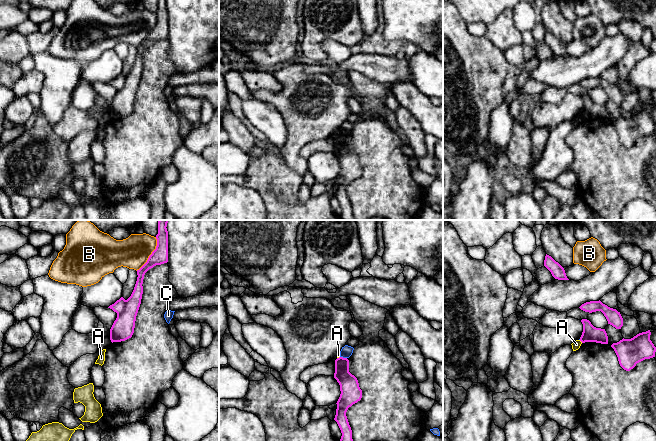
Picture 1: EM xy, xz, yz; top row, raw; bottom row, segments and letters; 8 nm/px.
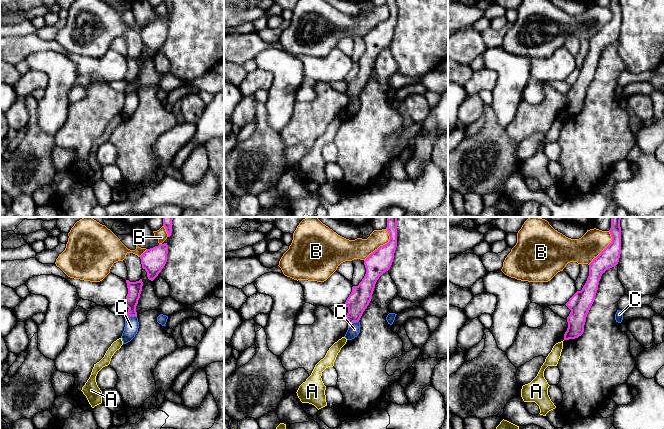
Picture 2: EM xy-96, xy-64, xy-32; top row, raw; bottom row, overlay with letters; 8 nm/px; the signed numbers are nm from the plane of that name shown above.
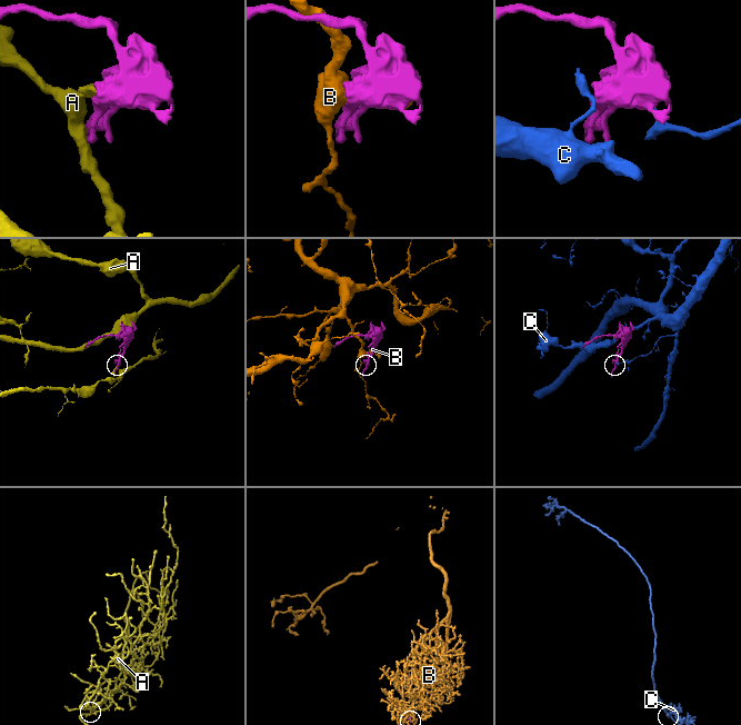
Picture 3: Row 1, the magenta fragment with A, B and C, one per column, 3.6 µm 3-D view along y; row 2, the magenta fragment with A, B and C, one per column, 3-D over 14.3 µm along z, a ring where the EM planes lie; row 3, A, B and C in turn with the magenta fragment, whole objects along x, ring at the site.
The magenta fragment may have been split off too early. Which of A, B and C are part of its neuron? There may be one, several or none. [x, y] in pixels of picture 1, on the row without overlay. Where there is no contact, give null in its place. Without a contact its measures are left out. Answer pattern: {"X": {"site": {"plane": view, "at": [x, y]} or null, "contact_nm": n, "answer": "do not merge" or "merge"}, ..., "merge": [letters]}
{"A": {"site": {"plane": "yz", "at": [581, 117]}, "contact_nm": 40, "answer": "do not merge"}, "B": {"site": {"plane": "xy", "at": [151, 30]}, "contact_nm": 320, "answer": "do not merge"}, "C": {"site": {"plane": "xz", "at": [342, 133]}, "contact_nm": 60, "answer": "do not merge"}, "merge": []}

